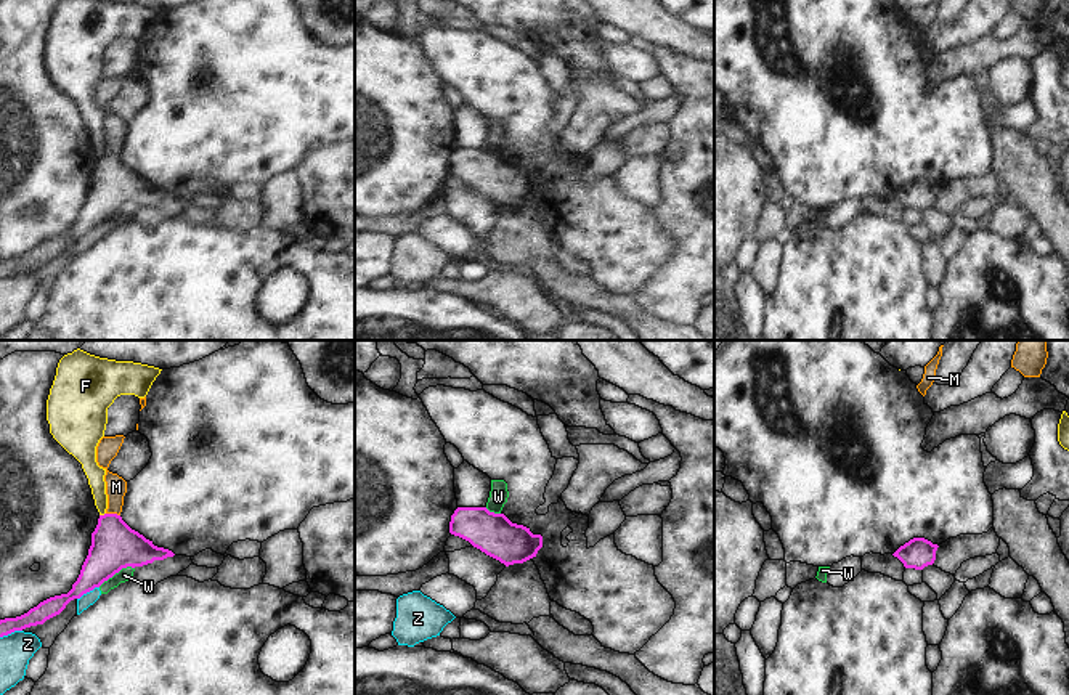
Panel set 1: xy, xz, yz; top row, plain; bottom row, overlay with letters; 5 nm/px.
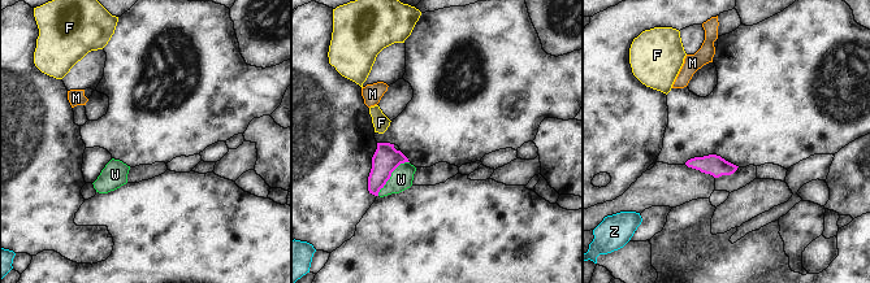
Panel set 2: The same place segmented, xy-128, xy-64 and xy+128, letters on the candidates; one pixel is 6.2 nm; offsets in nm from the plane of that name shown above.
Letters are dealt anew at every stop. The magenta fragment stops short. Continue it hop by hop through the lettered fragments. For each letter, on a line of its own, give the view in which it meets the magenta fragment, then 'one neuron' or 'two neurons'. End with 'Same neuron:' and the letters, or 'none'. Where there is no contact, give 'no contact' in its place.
F: xy | two neurons
M: xy | one neuron
W: xy | two neurons
Z: xy | two neurons
Same neuron: M

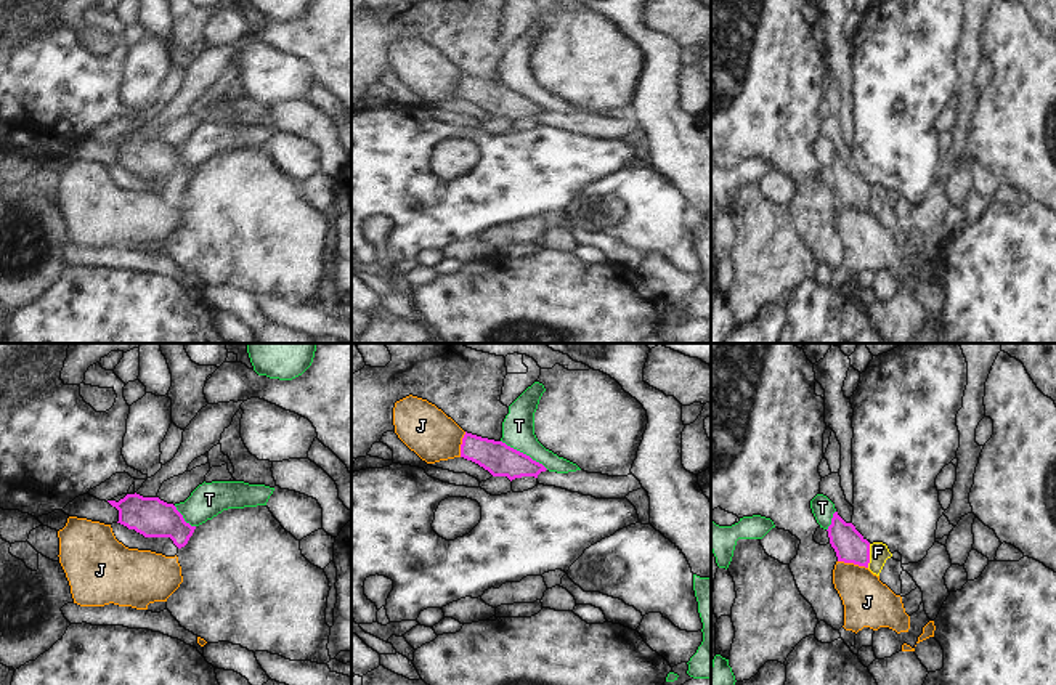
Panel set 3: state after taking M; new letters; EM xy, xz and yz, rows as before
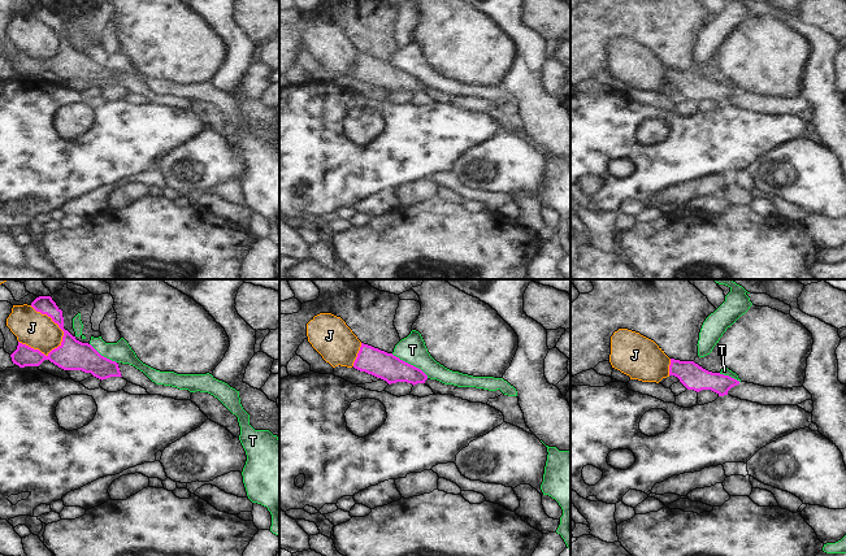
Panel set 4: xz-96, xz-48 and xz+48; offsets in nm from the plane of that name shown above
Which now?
F: yz | two neurons
J: yz | two neurons
T: xz | two neurons
Same neuron: none

